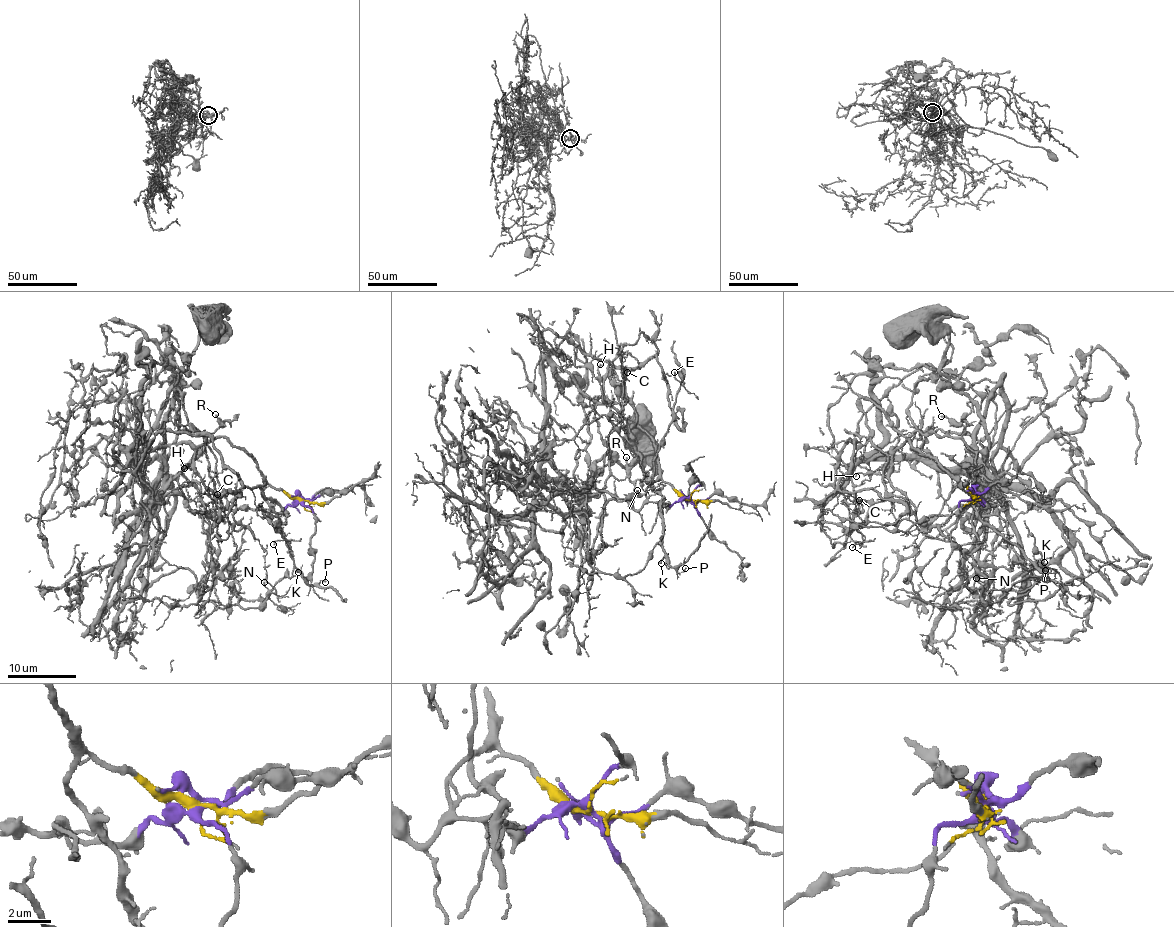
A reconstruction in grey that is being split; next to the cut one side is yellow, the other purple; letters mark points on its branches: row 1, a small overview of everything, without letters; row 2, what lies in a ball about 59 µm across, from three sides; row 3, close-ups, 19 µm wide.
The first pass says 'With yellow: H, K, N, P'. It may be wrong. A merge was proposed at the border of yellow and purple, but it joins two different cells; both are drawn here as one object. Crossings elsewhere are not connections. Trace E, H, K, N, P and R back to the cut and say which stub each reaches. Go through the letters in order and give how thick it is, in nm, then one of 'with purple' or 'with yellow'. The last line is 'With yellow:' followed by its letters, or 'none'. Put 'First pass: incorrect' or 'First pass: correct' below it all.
E: calibre 90 nm; with purple
H: calibre 110 nm; with yellow
K: calibre 170 nm; with yellow
N: calibre 150 nm; with purple
P: calibre 120 nm; with yellow
R: calibre 140 nm; with purple
With yellow: H, K, P
First pass: incorrect

